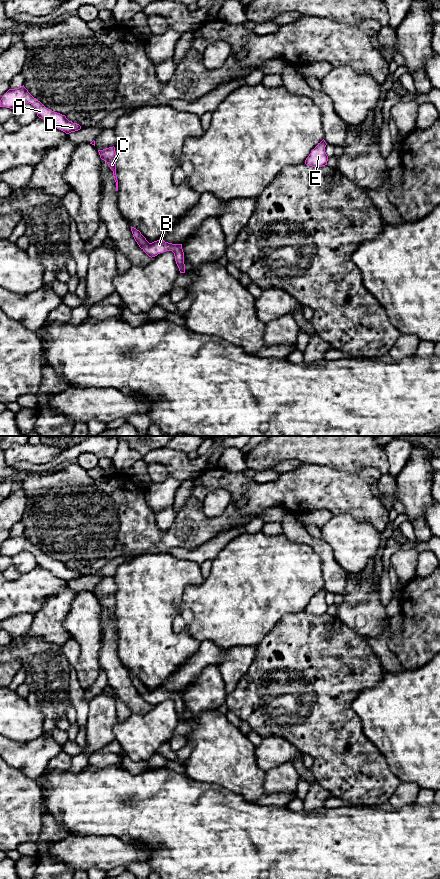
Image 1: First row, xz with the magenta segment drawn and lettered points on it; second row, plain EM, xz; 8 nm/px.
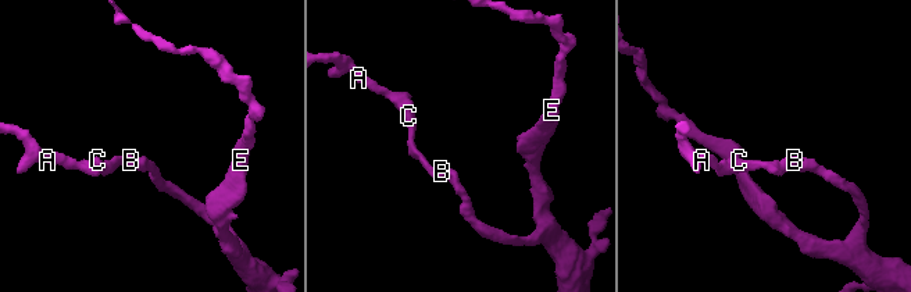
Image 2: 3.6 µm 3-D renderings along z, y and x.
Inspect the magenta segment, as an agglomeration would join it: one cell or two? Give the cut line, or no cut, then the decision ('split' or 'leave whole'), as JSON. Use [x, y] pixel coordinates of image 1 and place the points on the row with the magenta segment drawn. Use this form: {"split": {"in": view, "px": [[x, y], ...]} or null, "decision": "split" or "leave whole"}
{"split": null, "decision": "leave whole"}

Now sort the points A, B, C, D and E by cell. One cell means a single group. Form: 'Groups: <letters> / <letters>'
Groups: A B C D E

